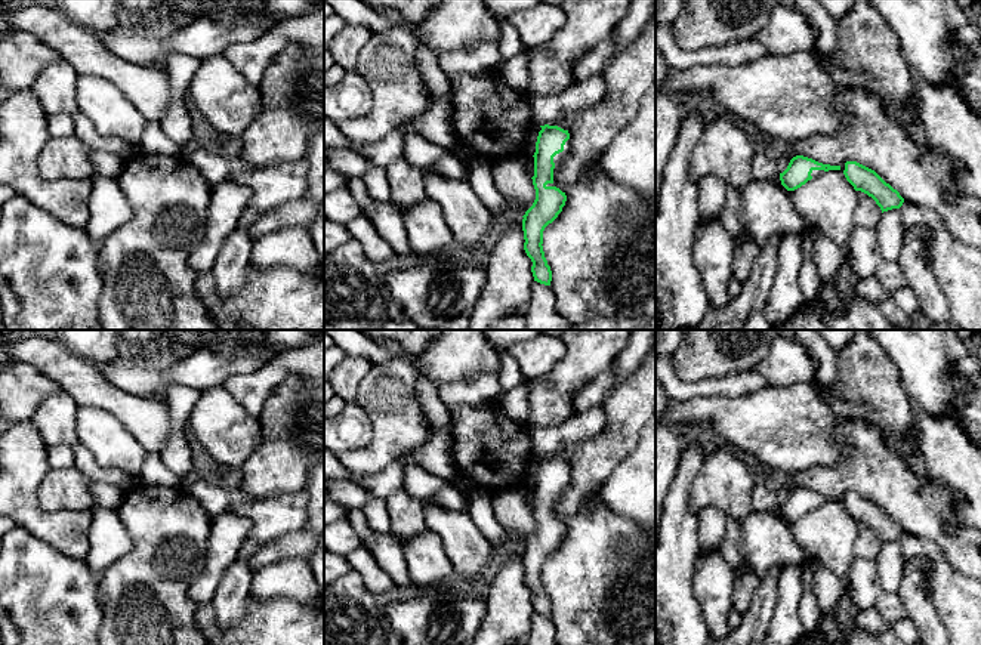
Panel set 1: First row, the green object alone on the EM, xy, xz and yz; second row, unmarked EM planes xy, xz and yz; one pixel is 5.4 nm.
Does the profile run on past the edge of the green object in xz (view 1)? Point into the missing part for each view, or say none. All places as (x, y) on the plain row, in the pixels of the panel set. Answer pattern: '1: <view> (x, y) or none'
1: xz (558, 488)

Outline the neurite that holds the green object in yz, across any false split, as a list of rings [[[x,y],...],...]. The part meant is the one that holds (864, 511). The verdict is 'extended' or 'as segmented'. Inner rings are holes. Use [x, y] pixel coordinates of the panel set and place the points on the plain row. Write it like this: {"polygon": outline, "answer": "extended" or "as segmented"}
{"polygon": [[[796,487],[790,491],[787,500],[780,504],[780,512],[787,522],[795,522],[812,509],[829,502],[840,502],[855,522],[861,522],[876,533],[882,544],[900,540],[904,534],[904,530],[897,521],[886,515],[874,502],[857,493],[846,493],[843,497],[830,497],[803,487]]], "answer": "extended"}

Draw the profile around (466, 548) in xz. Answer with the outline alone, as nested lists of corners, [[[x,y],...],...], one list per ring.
[[[425,500],[428,530],[436,533],[454,573],[473,581],[490,562],[493,544],[482,536],[468,510],[456,512]]]

